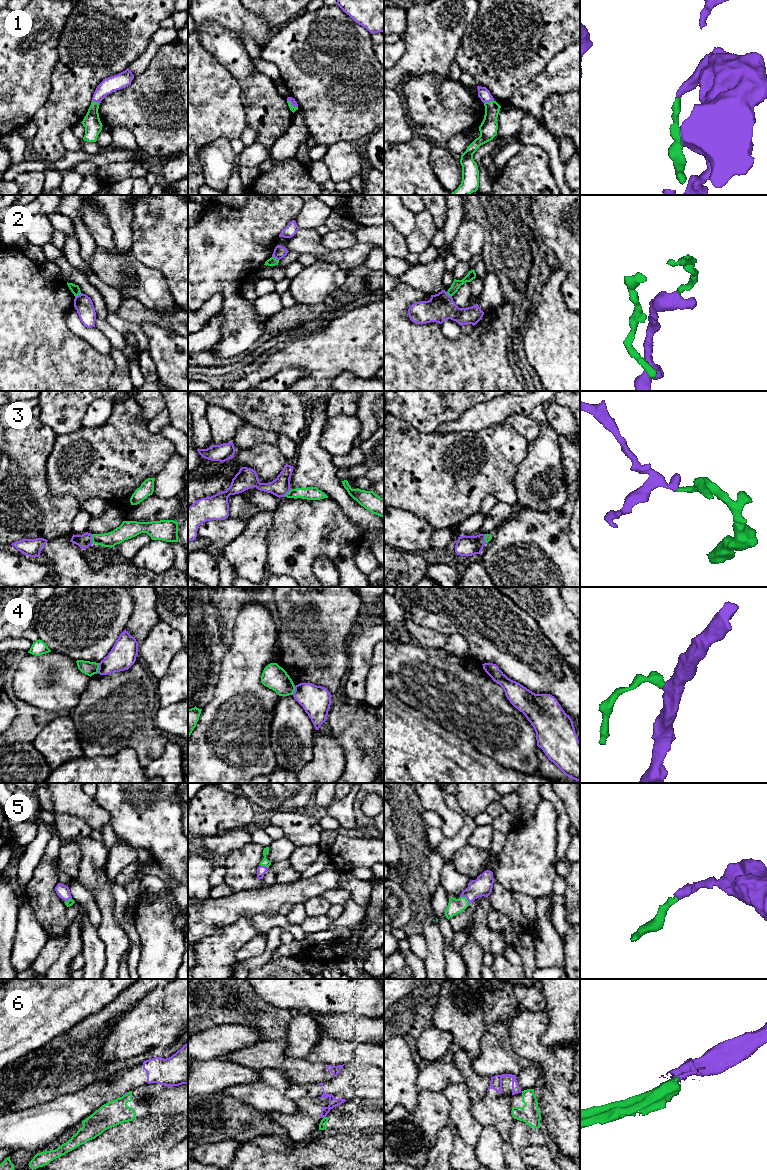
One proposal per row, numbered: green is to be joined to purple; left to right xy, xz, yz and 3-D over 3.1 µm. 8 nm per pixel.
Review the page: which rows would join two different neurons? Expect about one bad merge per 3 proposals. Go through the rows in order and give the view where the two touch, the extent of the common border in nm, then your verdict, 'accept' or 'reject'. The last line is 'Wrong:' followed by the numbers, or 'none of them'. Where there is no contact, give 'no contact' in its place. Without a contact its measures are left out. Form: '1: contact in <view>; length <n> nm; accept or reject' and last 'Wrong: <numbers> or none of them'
1: contact in yz; length 80 nm; accept
2: contact in xz; length 70 nm; reject
3: contact in xy; length 80 nm; accept
4: contact in xy; length 80 nm; accept
5: contact in yz; length 100 nm; accept
6: contact in xz; length 30 nm; reject
Wrong: 2, 6

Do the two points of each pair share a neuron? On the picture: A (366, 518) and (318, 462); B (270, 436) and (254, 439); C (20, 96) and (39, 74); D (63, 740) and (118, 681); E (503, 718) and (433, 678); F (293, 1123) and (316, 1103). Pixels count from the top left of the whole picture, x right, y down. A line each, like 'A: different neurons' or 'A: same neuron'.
A: same neuron
B: same neuron
C: same neuron
D: different neurons
E: same neuron
F: same neuron

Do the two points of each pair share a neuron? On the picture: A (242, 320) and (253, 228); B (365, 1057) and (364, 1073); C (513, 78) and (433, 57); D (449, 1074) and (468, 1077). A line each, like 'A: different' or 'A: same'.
A: same
B: different
C: different
D: different

